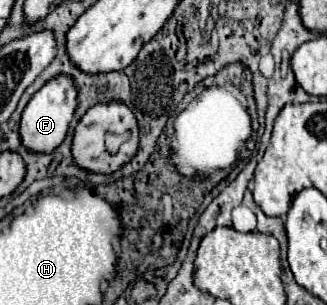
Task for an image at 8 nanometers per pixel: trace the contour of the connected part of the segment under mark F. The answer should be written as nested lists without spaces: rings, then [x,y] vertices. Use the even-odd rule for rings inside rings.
[[[58,74],[52,80],[48,80],[28,102],[22,120],[20,120],[20,136],[26,148],[32,152],[52,152],[62,144],[62,140],[68,134],[70,122],[74,118],[74,110],[78,106],[78,88],[72,76]]]

